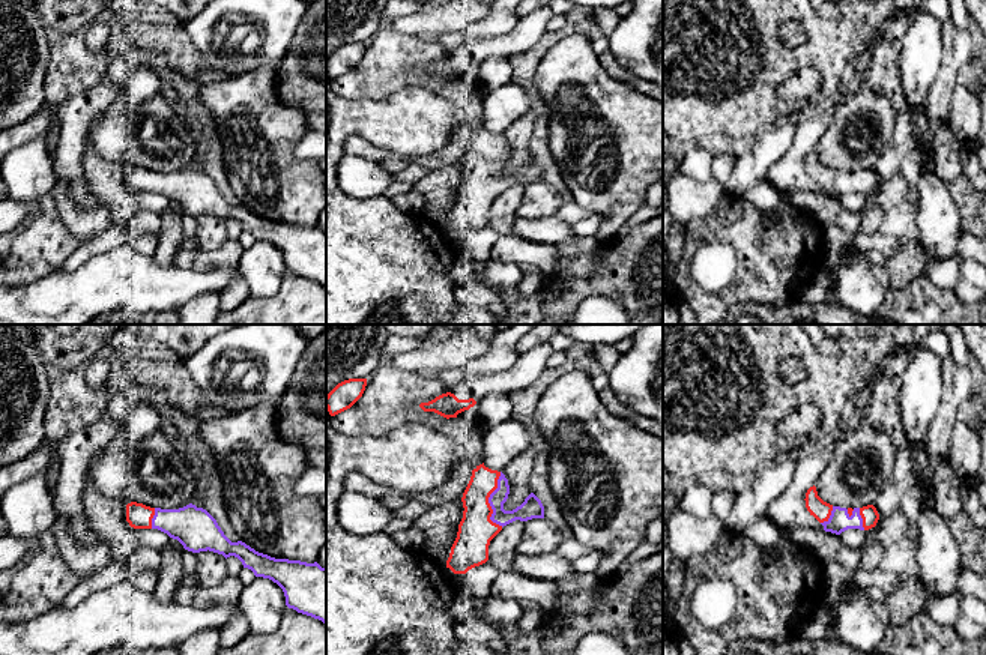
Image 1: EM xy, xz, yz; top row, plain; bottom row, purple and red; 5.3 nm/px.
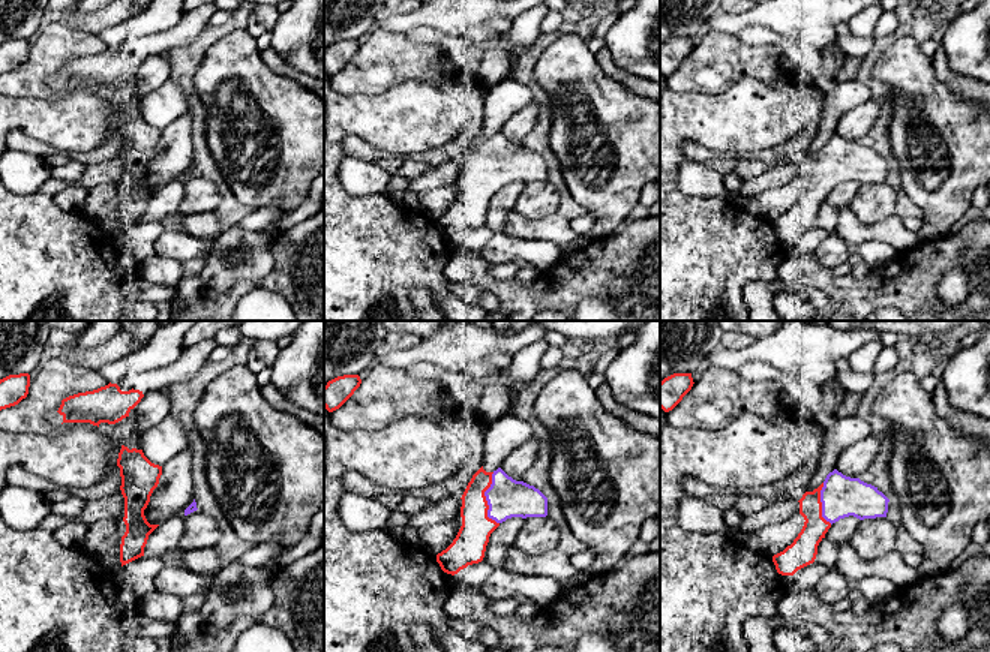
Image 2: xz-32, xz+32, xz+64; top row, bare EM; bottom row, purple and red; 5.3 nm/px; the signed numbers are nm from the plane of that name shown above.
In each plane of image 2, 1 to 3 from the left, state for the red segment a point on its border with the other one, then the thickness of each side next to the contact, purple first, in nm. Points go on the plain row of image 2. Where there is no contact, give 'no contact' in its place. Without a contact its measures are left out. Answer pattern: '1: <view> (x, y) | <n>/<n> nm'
1: no contact
2: xz+32 (486, 164) | 220/170 nm
3: xz+64 (822, 168) | 220/140 nm

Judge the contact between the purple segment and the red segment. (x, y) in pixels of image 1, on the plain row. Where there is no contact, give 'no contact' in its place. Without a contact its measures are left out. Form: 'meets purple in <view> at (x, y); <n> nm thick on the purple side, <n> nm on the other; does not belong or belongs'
meets purple in xz at (489, 164); 110 nm thick on the purple side, 190 nm on the other; belongs

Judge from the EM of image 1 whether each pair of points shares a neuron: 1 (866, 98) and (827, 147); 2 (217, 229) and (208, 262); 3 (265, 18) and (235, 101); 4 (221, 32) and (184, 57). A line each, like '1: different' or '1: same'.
1: same
2: different
3: different
4: different

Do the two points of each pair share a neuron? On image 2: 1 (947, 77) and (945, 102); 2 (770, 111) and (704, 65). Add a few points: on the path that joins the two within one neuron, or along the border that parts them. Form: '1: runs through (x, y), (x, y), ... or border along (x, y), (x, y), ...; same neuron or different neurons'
1: border along (930, 59), (935, 74), (960, 96), (974, 102); different neurons
2: border along (767, 84), (741, 78), (722, 92), (696, 93); different neurons

